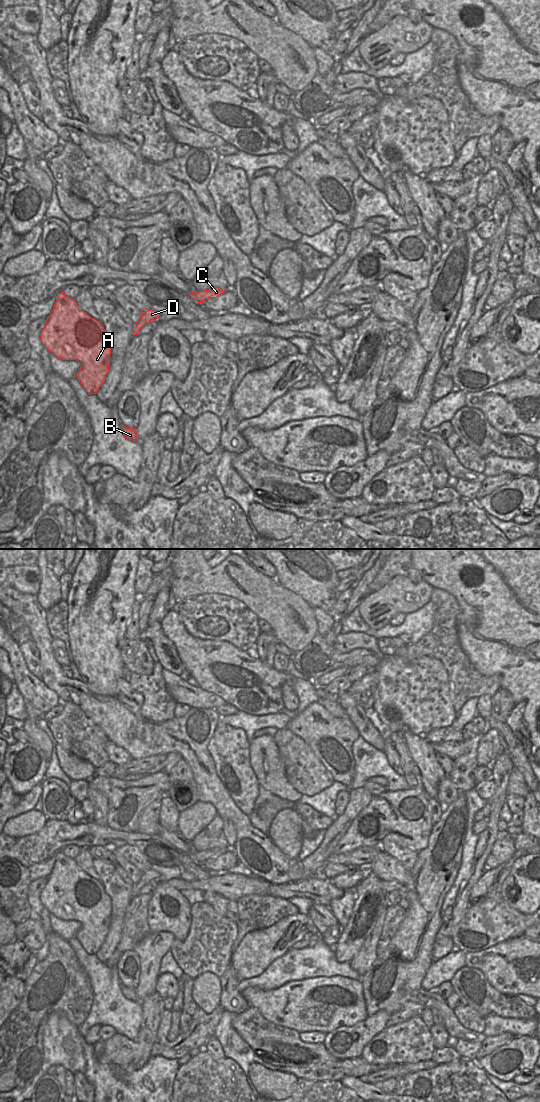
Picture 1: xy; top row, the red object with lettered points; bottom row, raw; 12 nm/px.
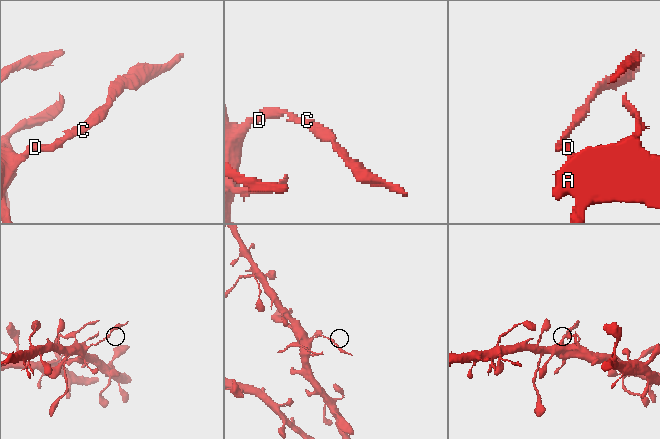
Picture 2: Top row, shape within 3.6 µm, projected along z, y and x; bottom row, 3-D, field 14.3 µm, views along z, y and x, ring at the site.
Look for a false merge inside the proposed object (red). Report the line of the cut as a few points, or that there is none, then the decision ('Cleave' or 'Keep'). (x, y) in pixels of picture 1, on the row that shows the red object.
Split along xy (138, 321), (142, 326). Cleave.

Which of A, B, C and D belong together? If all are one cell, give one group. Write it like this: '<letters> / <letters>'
A B / C D

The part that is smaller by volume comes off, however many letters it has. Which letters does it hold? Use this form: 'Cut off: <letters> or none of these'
Cut off: C, D

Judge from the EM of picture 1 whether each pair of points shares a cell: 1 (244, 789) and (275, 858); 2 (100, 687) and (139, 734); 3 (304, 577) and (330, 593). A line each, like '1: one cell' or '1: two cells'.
1: two cells
2: two cells
3: one cell

